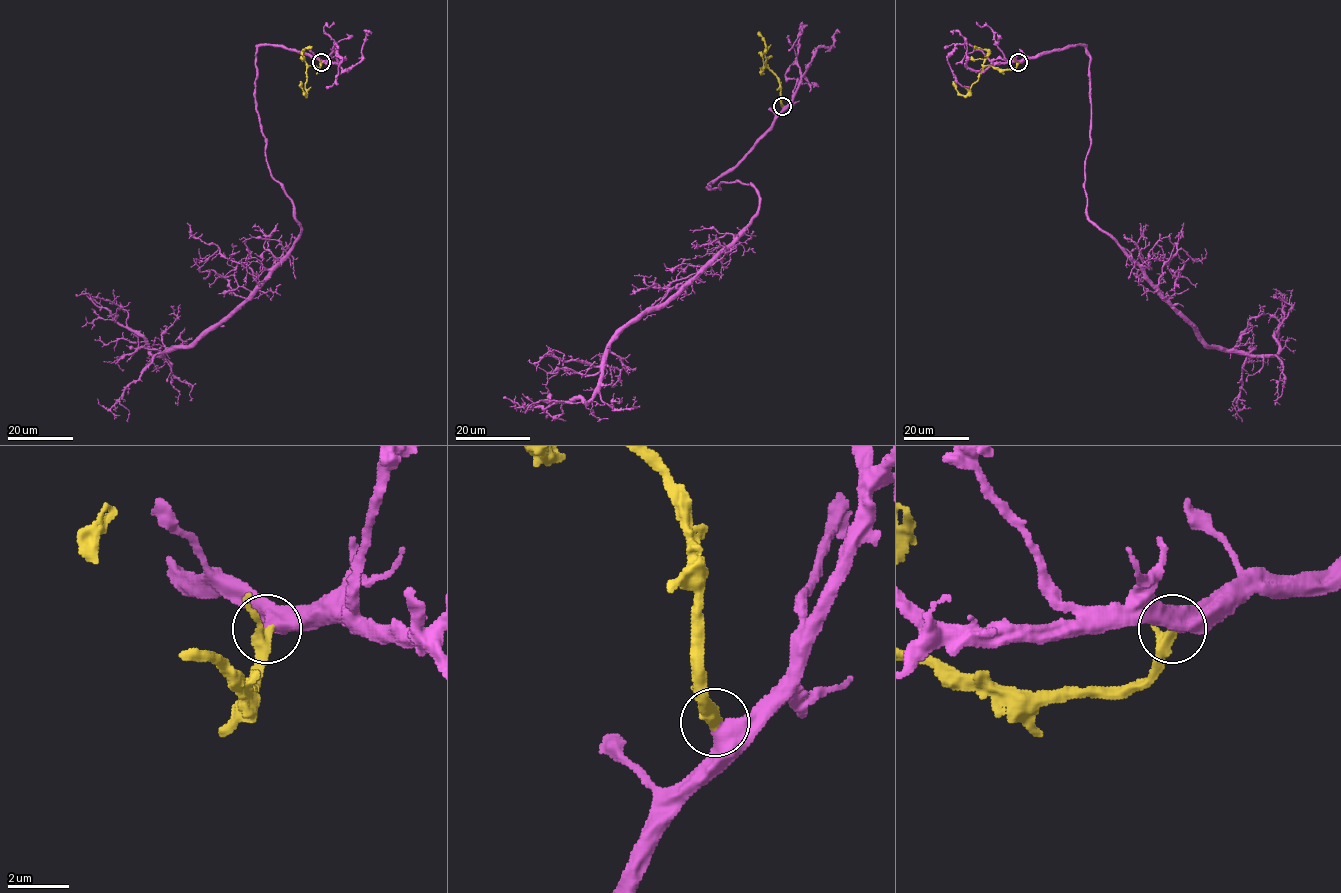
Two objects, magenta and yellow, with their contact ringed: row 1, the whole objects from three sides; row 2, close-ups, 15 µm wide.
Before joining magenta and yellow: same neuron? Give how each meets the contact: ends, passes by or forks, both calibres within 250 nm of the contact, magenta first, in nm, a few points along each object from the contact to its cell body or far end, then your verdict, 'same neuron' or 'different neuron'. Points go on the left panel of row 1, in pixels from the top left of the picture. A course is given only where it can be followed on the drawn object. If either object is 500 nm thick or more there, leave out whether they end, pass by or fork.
calibres 550 and 280 nm; course magenta (321, 62), (257, 48), (266, 163), (300, 237), (241, 303), (188, 345), (153, 355), (88, 294), (76, 295); course yellow (321, 62), (319, 69), (310, 65), (306, 72), (306, 95), (300, 81); same neuron

